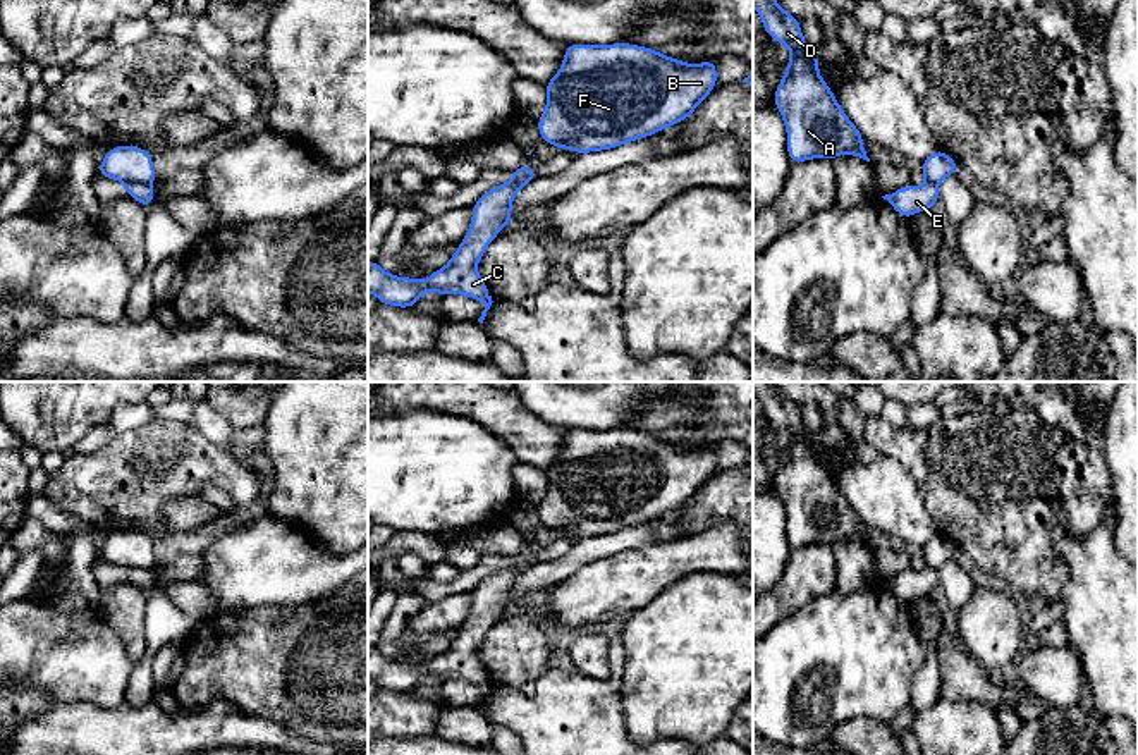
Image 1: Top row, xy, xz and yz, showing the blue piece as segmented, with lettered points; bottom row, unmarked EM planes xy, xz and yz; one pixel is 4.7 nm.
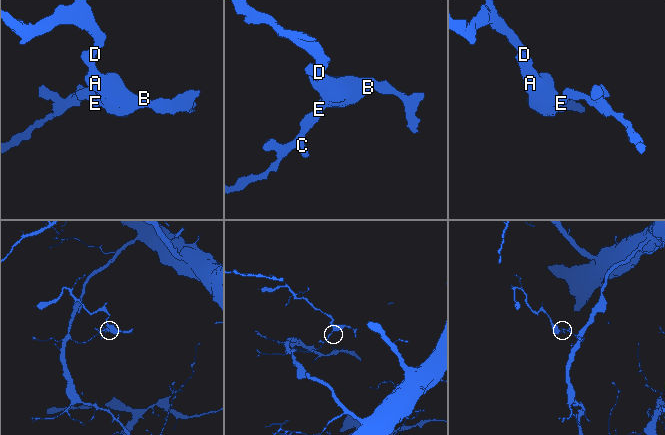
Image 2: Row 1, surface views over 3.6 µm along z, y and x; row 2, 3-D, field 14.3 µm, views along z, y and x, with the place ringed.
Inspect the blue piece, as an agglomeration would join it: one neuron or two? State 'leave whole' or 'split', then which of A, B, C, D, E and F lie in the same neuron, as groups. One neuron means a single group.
split; groups A B D E F / C

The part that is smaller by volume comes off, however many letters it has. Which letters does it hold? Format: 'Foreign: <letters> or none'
Foreign: A, B, D, E, F

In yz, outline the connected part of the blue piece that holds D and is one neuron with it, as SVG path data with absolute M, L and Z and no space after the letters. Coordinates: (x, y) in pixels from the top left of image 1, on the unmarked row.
M753 382L753 392L762 402L763 416L791 435L787 454L774 478L787 516L791 549L835 545L842 538L870 547L861 518L818 459L818 437L806 430L799 404L786 397L774 382Z

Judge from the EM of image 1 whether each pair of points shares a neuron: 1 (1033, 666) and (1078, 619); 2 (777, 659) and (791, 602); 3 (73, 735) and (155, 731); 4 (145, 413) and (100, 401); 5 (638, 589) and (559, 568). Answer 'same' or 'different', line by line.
1: different
2: different
3: same
4: different
5: different

